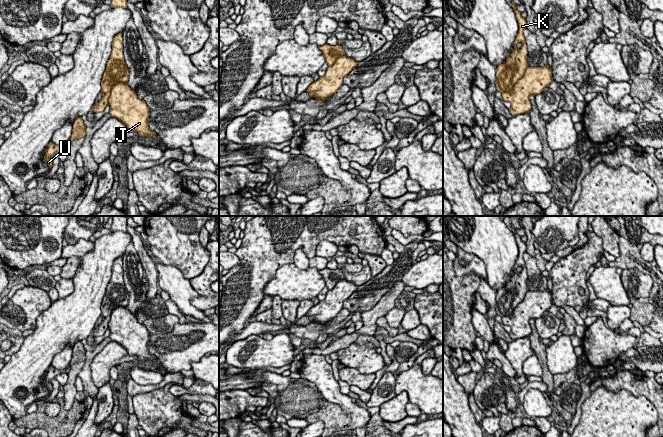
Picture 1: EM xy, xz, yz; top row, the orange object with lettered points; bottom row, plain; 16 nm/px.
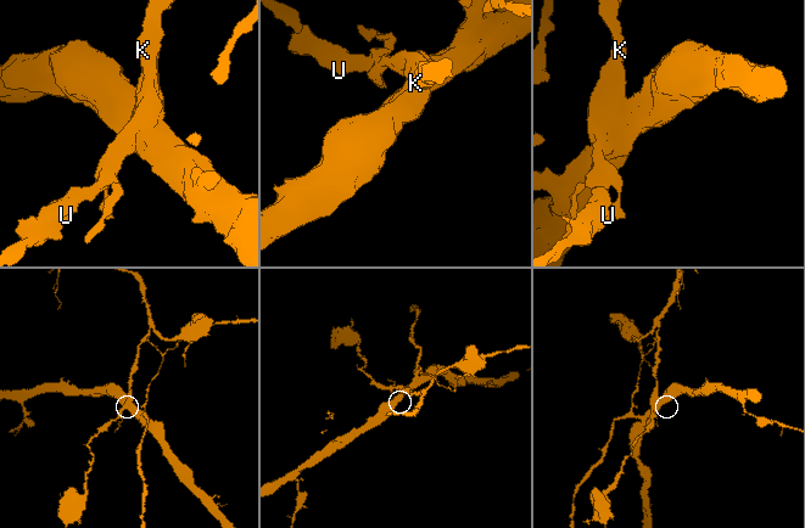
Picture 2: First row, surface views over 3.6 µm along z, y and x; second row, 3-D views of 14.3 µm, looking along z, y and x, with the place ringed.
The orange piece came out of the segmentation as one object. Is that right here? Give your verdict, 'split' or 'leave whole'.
split

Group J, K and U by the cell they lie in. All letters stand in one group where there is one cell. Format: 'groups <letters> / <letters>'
groups J / K U

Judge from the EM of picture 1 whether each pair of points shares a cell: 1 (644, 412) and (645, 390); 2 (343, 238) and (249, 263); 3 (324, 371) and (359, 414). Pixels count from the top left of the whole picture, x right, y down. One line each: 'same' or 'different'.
1: different
2: same
3: same

